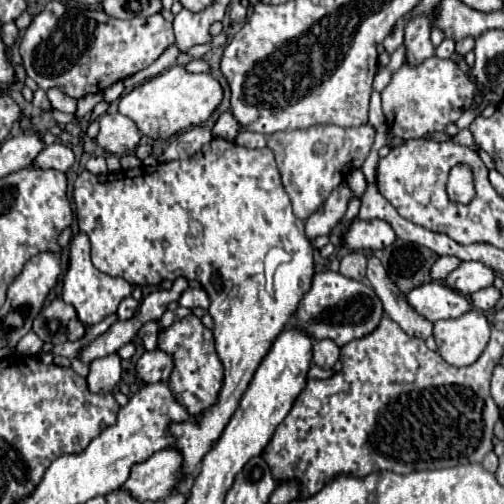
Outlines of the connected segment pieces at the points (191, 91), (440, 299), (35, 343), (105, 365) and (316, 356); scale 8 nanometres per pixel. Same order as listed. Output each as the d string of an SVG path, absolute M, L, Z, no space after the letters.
M173 65L161 75L125 93L119 101L119 113L135 121L141 135L151 139L169 139L191 127L203 125L223 101L223 87L211 73L189 73L185 65Z
M425 283L407 293L409 305L429 321L455 319L471 311L471 301L443 283Z
M29 331L29 333L17 343L17 353L21 353L21 355L37 355L37 353L41 351L41 347L43 347L43 341L41 341L33 331Z
M117 353L95 359L89 365L89 389L93 393L111 393L121 379L121 359Z
M321 339L313 343L313 363L315 365L323 369L331 369L335 367L337 361L339 361L339 347L335 345L335 341Z

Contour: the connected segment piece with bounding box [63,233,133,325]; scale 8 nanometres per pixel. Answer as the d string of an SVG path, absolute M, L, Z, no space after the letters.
M77 235L71 241L71 251L69 251L69 267L63 275L63 301L71 303L77 309L77 317L87 323L95 325L103 321L107 315L115 313L119 303L129 297L133 291L131 283L127 283L121 277L111 277L107 273L101 273L99 269L93 267L91 263L91 253L89 253L89 239L85 235Z

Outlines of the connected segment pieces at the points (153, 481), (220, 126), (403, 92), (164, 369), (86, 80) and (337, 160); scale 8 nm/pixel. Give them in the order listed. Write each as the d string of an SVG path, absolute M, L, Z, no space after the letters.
M167 447L149 457L145 463L133 465L131 477L123 487L129 489L131 495L143 503L145 499L165 501L167 497L181 493L183 485L183 457L179 449Z
M229 111L222 113L212 128L214 136L234 140L239 131L239 125Z
M433 55L419 65L405 63L401 69L397 69L391 75L389 85L381 91L381 97L383 97L383 113L385 113L387 133L391 139L401 139L401 141L427 139L429 133L445 133L445 127L449 123L455 123L471 107L471 103L475 99L475 87L469 81L469 77L451 59L439 59Z
M161 349L147 351L139 363L137 363L137 375L145 383L157 383L157 381L167 381L175 363L169 353L163 353Z
M51 1L27 27L27 31L21 39L19 51L21 51L23 67L25 67L27 75L43 91L57 87L65 95L69 95L73 99L81 99L89 93L99 93L99 91L107 89L109 85L113 85L115 81L127 79L127 77L135 75L137 71L149 67L173 41L175 41L173 27L161 15L153 15L147 19L133 17L127 21L119 21L115 17L107 17L103 11L91 11L91 9L83 9L83 7L63 5L61 1Z
M365 123L361 127L335 127L335 125L313 125L307 129L273 133L267 147L275 153L277 167L283 177L283 187L291 197L293 213L299 219L307 219L317 211L325 199L337 189L345 177L359 169L373 147L375 129Z

